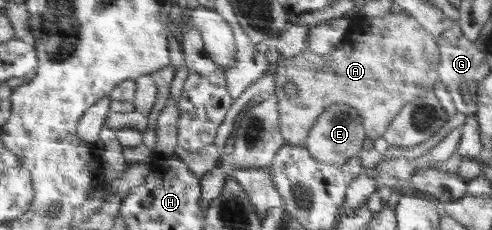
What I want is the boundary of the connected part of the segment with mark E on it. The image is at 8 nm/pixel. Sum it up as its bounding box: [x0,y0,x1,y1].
[304,103,366,167]

